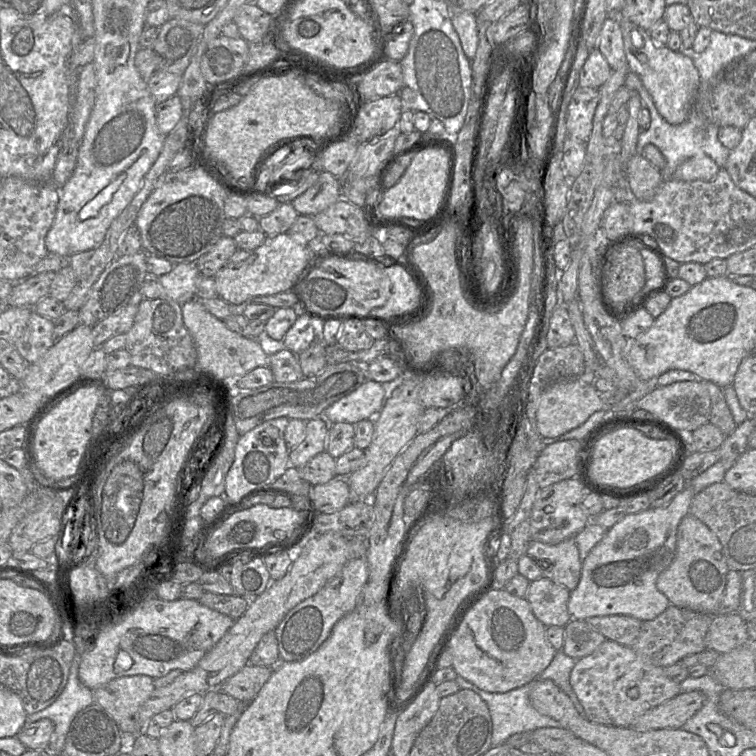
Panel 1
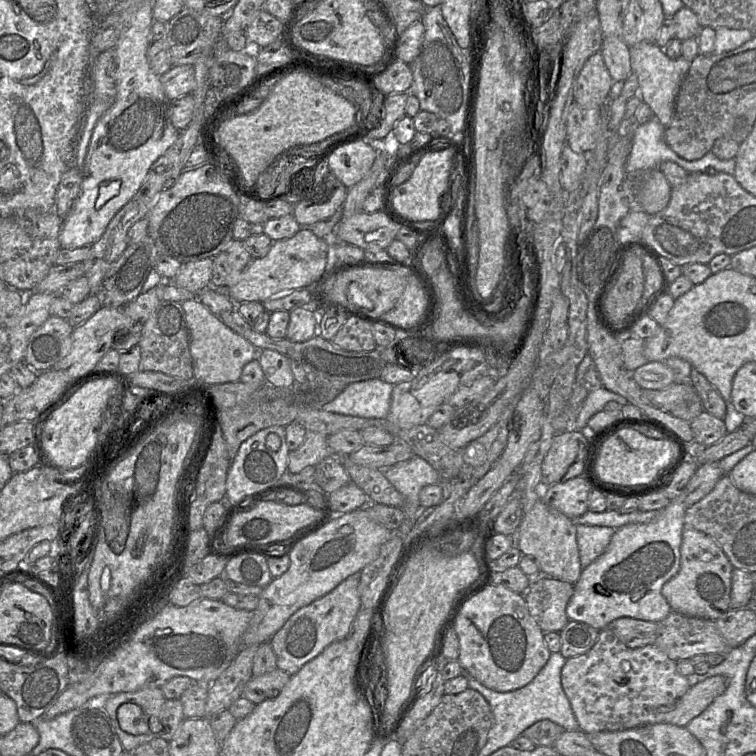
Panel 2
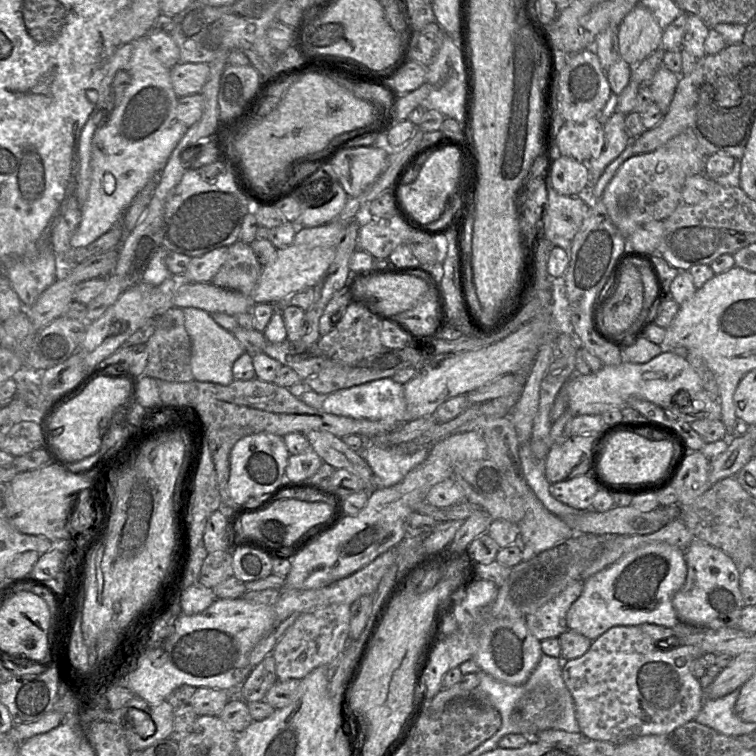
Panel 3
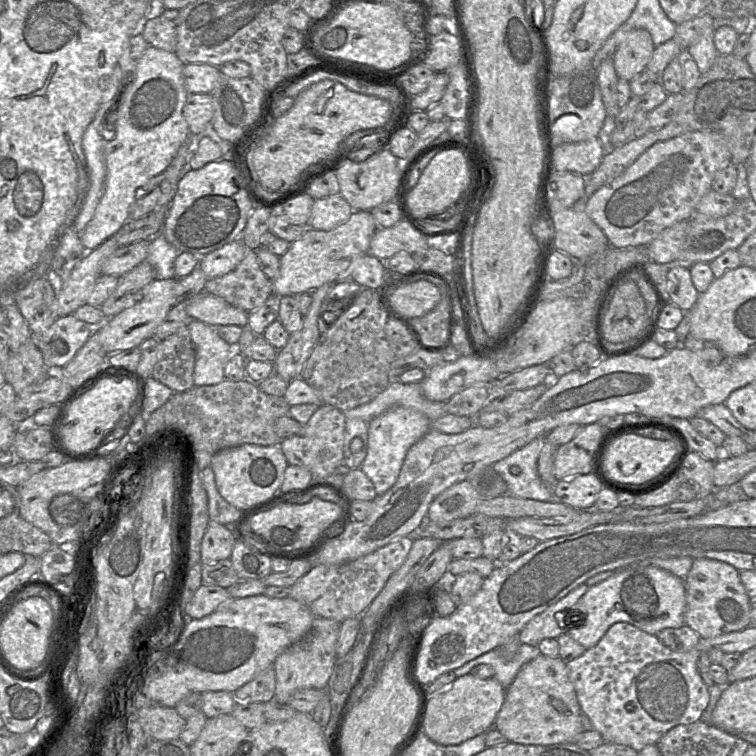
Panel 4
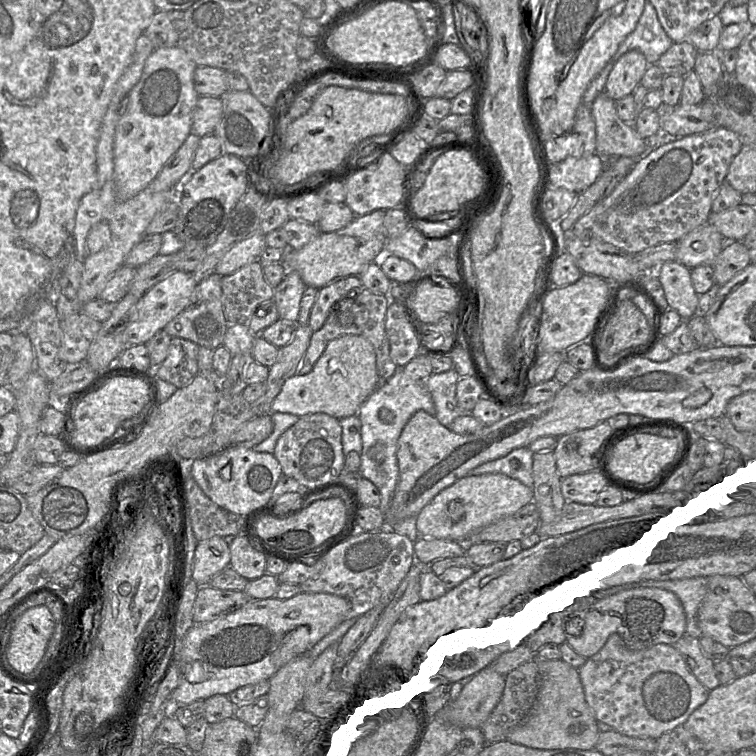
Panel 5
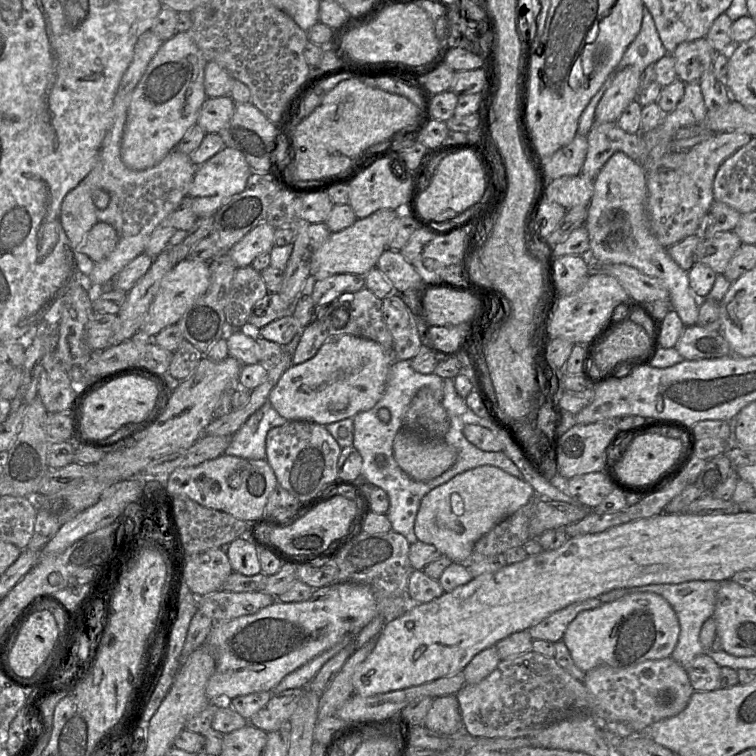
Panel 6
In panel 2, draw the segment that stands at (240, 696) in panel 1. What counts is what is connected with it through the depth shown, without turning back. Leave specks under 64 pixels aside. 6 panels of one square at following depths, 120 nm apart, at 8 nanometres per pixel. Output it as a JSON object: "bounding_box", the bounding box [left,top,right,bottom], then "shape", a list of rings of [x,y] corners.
{"bounding_box":[242,668,291,704],"shape":[[[278,668],[260,676],[252,676],[243,689],[242,697],[254,704],[275,698],[289,682],[291,676]]]}

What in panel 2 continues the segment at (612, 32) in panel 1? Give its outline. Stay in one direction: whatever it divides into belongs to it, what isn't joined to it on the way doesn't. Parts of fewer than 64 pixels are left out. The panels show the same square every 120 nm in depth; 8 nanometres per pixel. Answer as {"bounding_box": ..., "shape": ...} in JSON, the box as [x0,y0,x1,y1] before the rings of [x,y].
{"bounding_box":[600,36,632,82],"shape":[[[608,36],[603,37],[600,52],[611,78],[624,82],[632,73],[630,47],[621,36]]]}

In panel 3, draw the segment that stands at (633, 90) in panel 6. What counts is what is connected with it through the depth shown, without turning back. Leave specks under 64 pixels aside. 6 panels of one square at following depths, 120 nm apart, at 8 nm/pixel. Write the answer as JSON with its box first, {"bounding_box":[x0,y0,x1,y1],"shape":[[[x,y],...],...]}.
{"bounding_box":[618,3,662,65],"shape":[[[638,3],[618,26],[620,58],[637,65],[661,48],[662,31],[653,13]]]}

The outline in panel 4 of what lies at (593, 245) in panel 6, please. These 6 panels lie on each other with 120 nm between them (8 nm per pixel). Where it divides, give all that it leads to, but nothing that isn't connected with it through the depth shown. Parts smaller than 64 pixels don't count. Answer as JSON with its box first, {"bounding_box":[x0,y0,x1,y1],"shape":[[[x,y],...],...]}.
{"bounding_box":[667,264,700,312],"shape":[[[672,264],[669,266],[667,291],[669,302],[684,312],[689,312],[700,296],[691,280],[690,268],[686,265]]]}

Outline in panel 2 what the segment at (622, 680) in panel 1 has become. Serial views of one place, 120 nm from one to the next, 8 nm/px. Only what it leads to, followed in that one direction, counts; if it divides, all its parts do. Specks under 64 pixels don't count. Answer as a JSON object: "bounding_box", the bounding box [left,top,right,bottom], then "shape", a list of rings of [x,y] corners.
{"bounding_box":[561,629,690,733],"shape":[[[609,629],[599,631],[595,645],[586,653],[568,658],[561,670],[561,684],[579,730],[588,733],[622,731],[663,722],[663,714],[674,709],[678,700],[690,689],[687,677],[678,673],[677,661],[670,659],[654,645],[629,648]]]}

